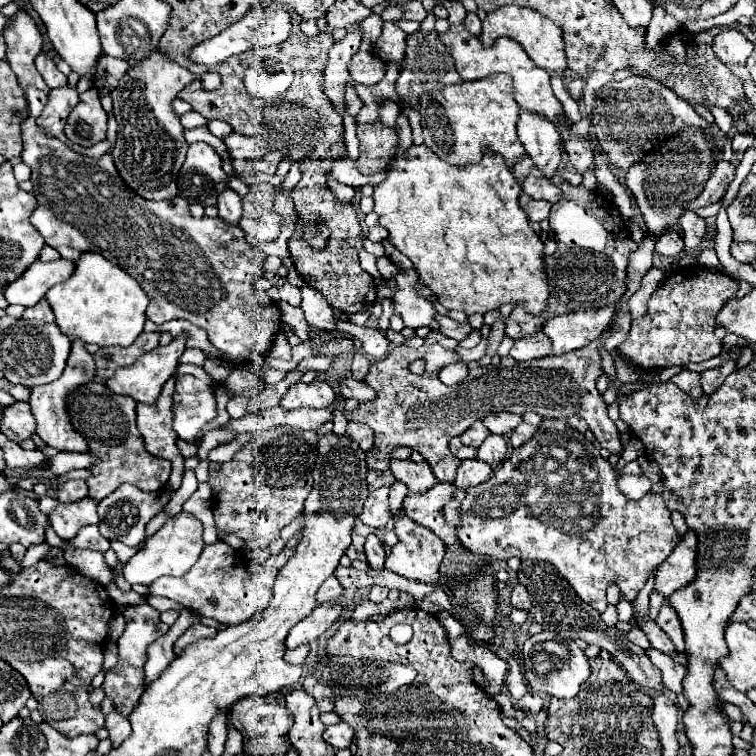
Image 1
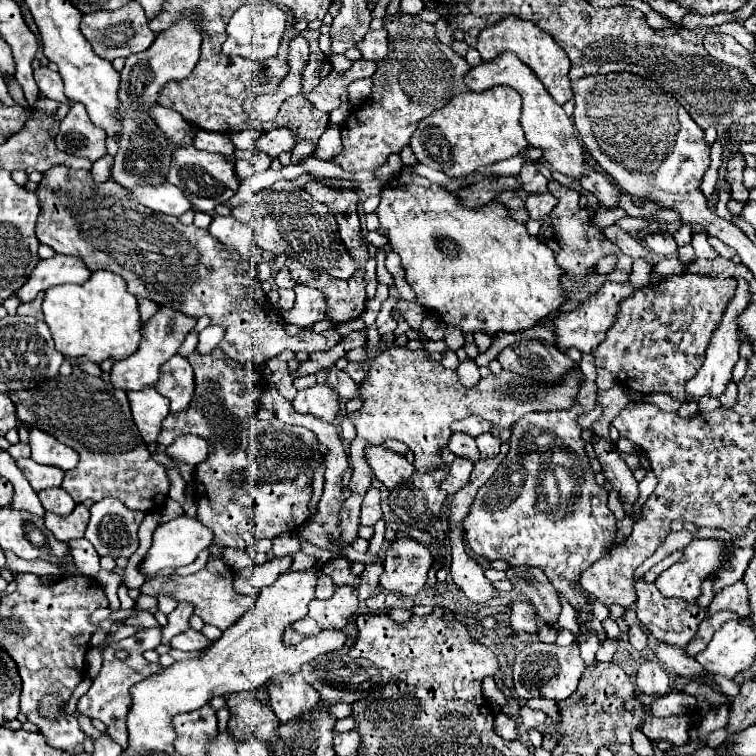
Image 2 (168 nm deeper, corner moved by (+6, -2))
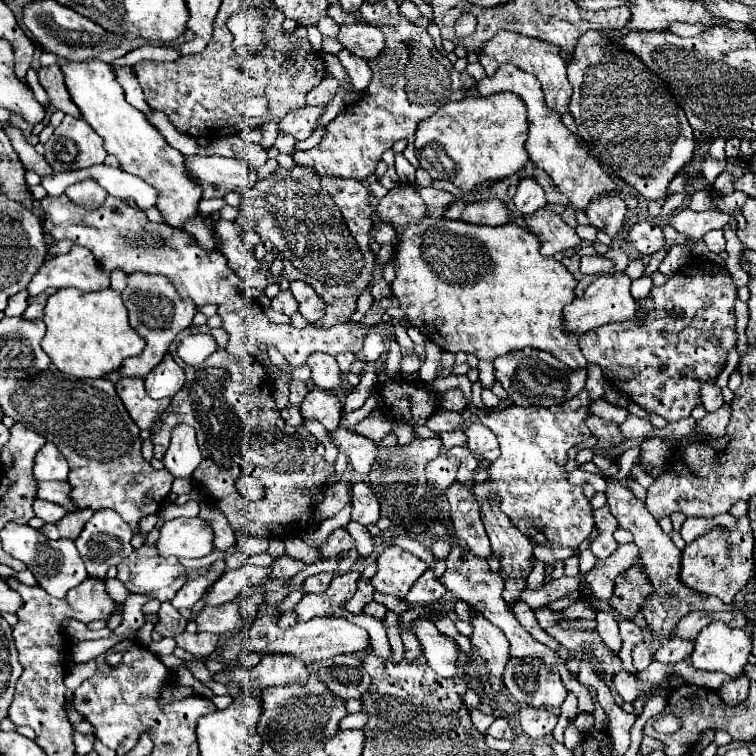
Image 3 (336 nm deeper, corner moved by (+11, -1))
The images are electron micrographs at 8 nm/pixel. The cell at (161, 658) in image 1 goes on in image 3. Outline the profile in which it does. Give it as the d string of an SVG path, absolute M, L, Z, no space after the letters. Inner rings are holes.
M216 561L216 563L212 565L212 571L210 571L208 575L198 577L198 579L194 579L194 581L188 581L188 583L182 587L182 589L176 593L176 597L172 599L172 605L174 605L176 609L182 609L182 607L192 609L192 607L200 601L204 589L206 589L208 585L212 585L212 583L220 577L222 571L224 571L224 561Z

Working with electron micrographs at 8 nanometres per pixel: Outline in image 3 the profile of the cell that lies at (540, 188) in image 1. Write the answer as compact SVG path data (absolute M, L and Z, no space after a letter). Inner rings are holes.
M548 207L538 209L532 215L524 215L528 229L540 239L542 255L554 255L558 251L572 249L580 243L576 231L564 223L564 219Z

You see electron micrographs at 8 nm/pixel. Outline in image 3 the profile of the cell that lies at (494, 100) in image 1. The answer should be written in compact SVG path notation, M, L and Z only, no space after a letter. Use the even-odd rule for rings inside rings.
M496 93L488 97L466 97L446 103L432 117L424 119L416 129L414 151L434 179L444 179L470 191L486 181L500 181L528 163L524 141L528 135L526 107L514 93Z

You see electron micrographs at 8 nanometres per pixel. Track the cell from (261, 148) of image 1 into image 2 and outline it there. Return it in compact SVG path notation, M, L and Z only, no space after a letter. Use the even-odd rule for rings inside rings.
M275 128L275 130L271 130L271 132L267 132L267 134L263 134L261 138L259 138L259 148L263 150L263 152L267 152L269 156L279 156L281 152L289 152L289 150L293 150L295 148L295 144L297 144L297 138L293 136L293 132L289 132L289 128Z

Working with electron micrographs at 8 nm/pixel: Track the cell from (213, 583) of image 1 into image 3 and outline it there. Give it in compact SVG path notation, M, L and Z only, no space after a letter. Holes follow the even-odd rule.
M230 601L218 607L204 607L198 615L196 615L196 623L200 631L208 631L208 633L232 633L240 627L240 603L238 601Z

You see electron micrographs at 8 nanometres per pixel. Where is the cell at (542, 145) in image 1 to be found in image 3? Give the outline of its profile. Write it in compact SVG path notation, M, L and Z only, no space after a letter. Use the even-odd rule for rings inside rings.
M524 177L518 183L516 195L514 195L514 205L516 209L526 215L526 213L534 213L536 209L546 205L546 197L544 197L544 189L532 179L532 177Z

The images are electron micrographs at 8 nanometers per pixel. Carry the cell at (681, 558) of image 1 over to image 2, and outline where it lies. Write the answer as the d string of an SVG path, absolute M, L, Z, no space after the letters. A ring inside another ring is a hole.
M695 538L685 550L683 558L679 560L679 566L671 566L669 570L661 572L657 578L657 588L661 590L663 596L669 598L679 598L689 604L697 602L697 596L701 596L701 584L707 578L713 578L713 592L721 592L725 586L735 584L737 580L743 578L749 562L753 558L753 548L737 548L733 544L725 544L721 540L699 540Z

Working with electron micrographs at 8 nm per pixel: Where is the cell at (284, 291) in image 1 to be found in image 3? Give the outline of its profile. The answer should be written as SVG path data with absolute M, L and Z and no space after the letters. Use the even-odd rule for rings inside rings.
M280 291L274 299L272 299L272 307L280 313L286 313L286 315L292 315L298 311L298 303L294 299L294 295L290 291Z

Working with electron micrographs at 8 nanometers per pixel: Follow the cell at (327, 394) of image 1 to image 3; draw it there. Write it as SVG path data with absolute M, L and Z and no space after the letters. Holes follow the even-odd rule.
M312 389L300 403L300 413L304 419L318 421L328 431L334 431L340 425L342 403L340 403L338 395L334 395L334 393L328 393L322 389Z

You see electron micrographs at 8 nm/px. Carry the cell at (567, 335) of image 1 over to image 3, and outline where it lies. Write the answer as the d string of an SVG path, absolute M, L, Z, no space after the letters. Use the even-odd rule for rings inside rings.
M626 273L600 275L592 285L586 287L582 297L576 297L570 305L564 307L564 327L574 335L584 335L586 331L596 329L600 325L632 319L632 315L636 315L636 303L630 295L630 283L632 279Z

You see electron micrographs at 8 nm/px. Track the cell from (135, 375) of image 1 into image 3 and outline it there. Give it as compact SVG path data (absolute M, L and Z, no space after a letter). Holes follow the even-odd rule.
M146 273L128 275L128 287L122 293L122 301L130 315L130 327L140 337L144 337L146 347L140 355L124 359L118 369L118 375L120 377L146 377L148 371L152 371L152 367L156 367L160 359L168 353L168 347L176 339L176 335L184 331L186 327L190 327L192 317L196 313L196 305L182 301L176 289L172 287L172 283L164 275L160 277L160 275L146 275Z

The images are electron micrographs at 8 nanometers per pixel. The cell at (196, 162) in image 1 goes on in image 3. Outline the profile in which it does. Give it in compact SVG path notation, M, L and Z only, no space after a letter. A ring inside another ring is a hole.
M220 155L184 157L188 173L202 187L202 197L224 197L228 191L248 191L256 183L256 171L238 159Z

